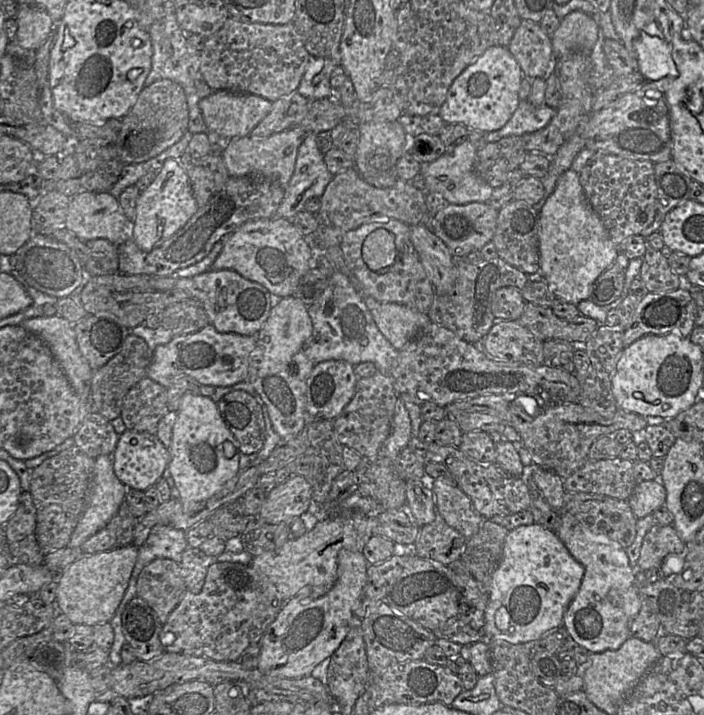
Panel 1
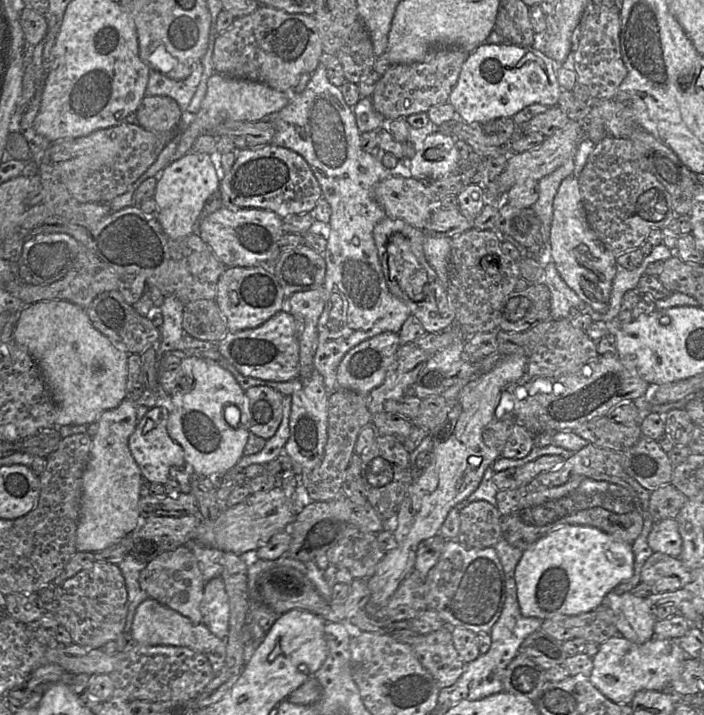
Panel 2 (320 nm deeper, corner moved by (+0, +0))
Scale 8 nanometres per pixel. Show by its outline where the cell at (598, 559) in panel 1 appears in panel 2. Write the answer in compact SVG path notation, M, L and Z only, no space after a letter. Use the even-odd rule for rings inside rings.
M611 591L602 602L602 605L607 605L613 611L615 625L621 636L636 644L654 638L656 619L645 599L631 592L617 594Z

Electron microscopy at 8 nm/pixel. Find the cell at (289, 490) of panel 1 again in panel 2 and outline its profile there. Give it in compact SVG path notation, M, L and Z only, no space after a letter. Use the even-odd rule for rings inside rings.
M275 486L265 492L250 494L242 502L232 507L223 507L219 516L213 521L200 521L195 532L194 540L209 548L240 555L246 552L256 551L259 547L266 544L274 534L285 530L288 524L290 528L295 516L296 514L291 498L286 495L281 487Z

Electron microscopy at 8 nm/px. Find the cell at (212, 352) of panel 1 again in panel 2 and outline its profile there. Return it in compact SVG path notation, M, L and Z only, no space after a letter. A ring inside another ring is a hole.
M283 309L256 328L228 331L217 346L222 357L244 376L275 382L300 377L297 322Z

